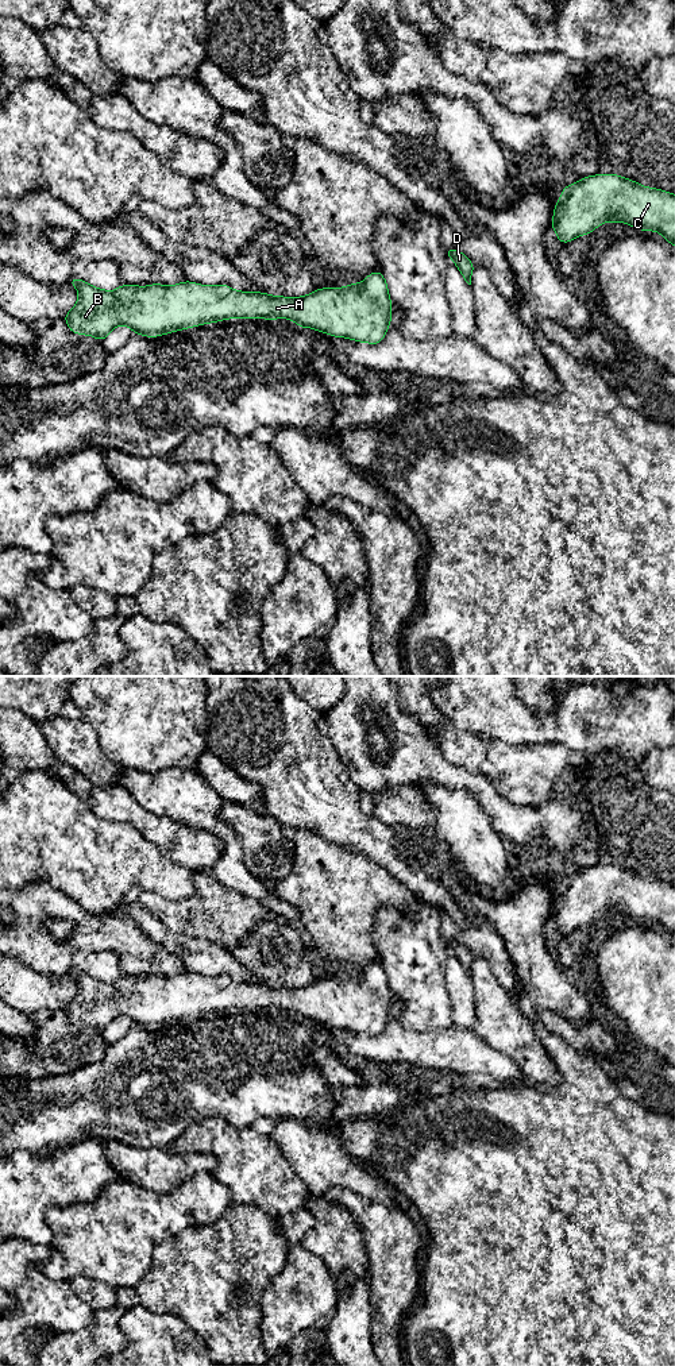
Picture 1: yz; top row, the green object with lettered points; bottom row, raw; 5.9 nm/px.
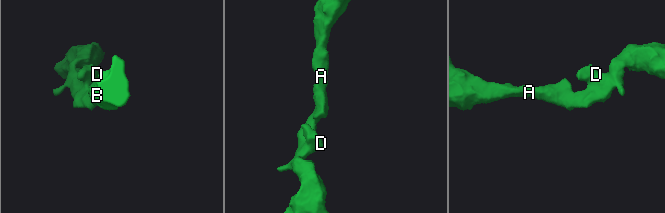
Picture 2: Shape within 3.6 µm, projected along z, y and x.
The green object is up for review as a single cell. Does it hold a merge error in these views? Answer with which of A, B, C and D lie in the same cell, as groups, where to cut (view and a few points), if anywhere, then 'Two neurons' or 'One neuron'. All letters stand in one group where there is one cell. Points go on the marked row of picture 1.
Groups: A B C D. No split. One neuron

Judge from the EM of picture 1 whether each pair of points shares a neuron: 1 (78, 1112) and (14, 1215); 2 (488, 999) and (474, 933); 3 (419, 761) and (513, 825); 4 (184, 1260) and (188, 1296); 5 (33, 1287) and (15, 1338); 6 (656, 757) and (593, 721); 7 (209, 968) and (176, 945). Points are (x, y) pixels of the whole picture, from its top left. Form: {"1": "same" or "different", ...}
{"1": "different", "2": "different", "3": "same", "4": "same", "5": "same", "6": "different", "7": "same"}

